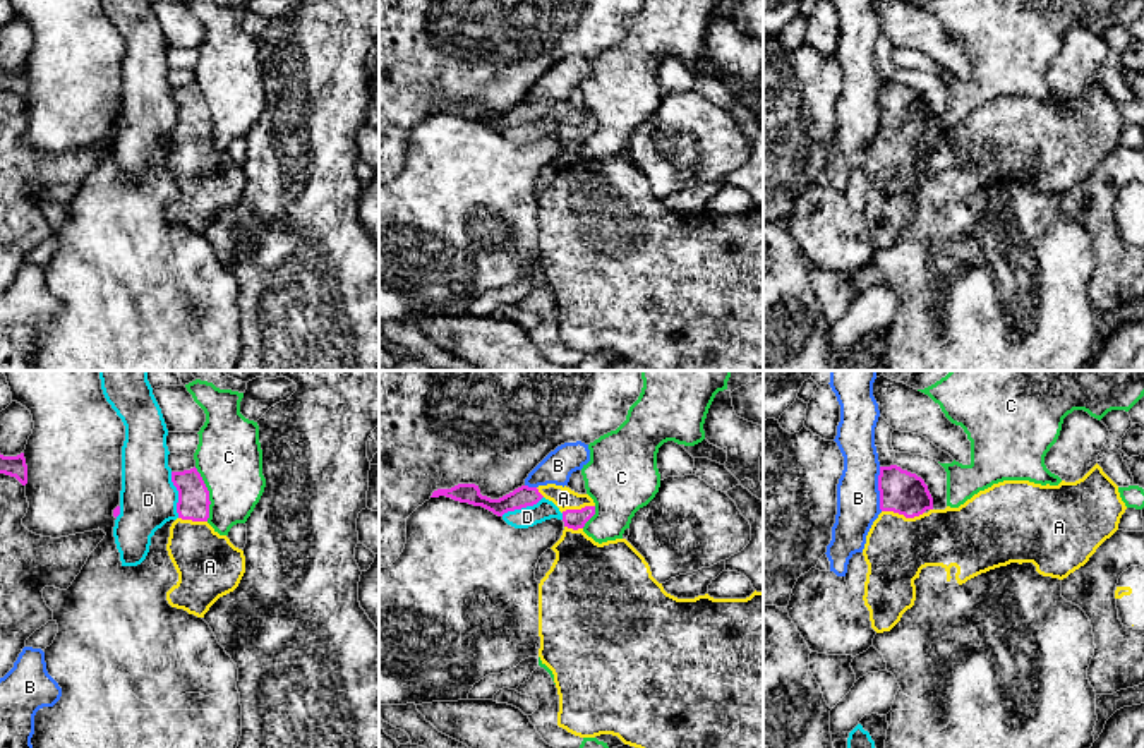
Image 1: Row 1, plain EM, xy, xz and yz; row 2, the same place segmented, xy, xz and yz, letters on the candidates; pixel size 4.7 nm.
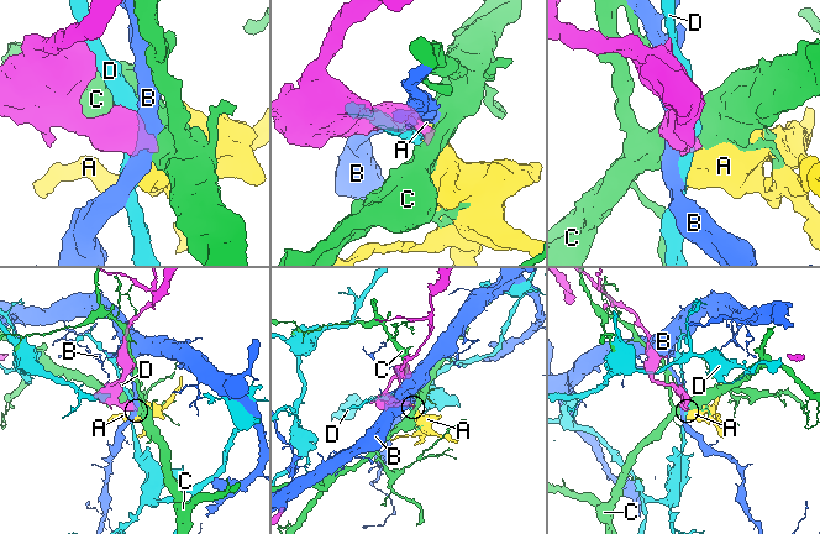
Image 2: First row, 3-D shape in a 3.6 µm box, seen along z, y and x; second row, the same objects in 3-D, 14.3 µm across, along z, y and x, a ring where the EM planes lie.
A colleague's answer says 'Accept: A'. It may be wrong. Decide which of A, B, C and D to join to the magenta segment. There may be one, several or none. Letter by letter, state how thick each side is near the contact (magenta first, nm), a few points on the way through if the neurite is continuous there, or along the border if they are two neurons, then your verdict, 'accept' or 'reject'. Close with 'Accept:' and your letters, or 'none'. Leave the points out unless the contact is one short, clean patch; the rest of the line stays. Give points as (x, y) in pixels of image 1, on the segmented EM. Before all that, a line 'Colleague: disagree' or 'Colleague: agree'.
Colleague: agree
A: 200 nm thick on the magenta side, 300 nm on the other; runs through yz (904, 493), (903, 513), (903, 541), (897, 548); accept
B: 200 nm thick on the magenta side, 200 nm on the other; reject
C: 140 nm thick on the magenta side, 320 nm on the other; reject
D: 140 nm thick on the magenta side, 280 nm on the other; reject
Accept: A

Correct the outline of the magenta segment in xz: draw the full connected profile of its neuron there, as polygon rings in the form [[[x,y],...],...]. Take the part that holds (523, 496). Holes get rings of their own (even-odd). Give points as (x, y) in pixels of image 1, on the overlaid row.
[[[458,484],[437,489],[431,498],[439,496],[482,506],[497,516],[545,498],[563,513],[563,535],[551,547],[556,559],[539,583],[539,657],[554,674],[559,727],[580,738],[612,734],[635,748],[763,748],[763,592],[755,590],[746,599],[713,599],[708,594],[677,599],[667,594],[626,539],[599,544],[583,532],[595,515],[595,503],[566,486],[521,486],[491,499],[475,484]]]

